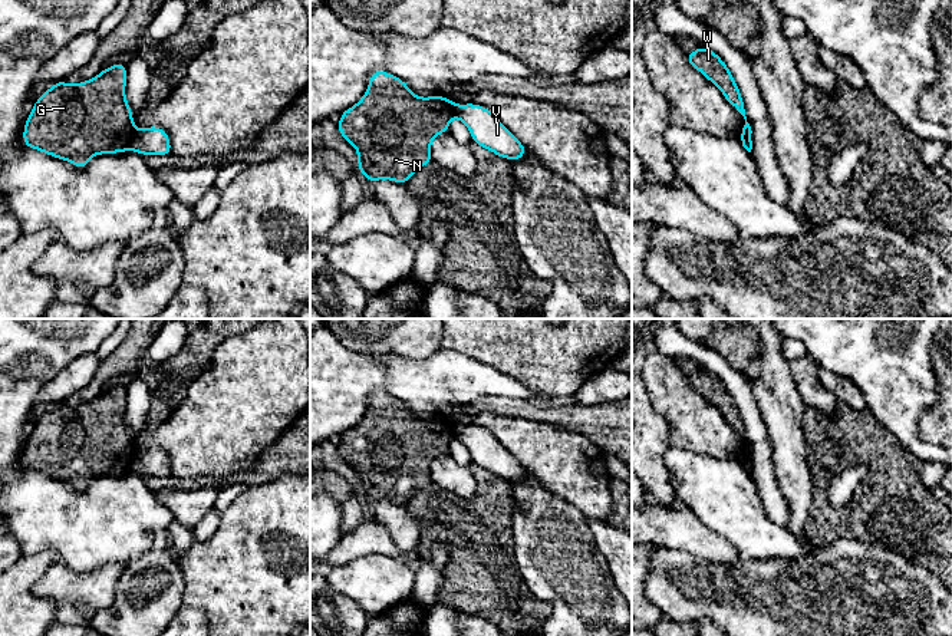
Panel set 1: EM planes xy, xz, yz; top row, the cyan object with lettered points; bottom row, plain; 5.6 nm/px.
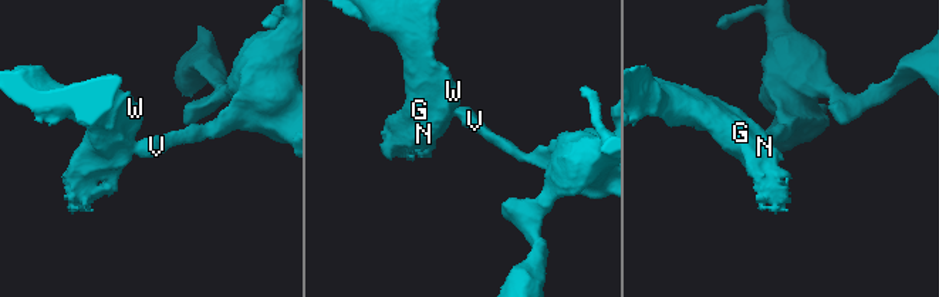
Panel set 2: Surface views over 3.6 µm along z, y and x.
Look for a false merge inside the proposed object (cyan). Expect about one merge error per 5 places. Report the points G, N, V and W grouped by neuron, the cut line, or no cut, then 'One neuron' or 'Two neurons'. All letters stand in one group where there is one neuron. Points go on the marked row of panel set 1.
Groups: G N W / V. Split along xy (137, 131), (129, 147). Two neurons

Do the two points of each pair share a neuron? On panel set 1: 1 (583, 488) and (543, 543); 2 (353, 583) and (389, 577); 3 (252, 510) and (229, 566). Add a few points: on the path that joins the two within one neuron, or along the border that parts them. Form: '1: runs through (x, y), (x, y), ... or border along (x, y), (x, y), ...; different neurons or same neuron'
1: border along (543, 484), (572, 503), (588, 518); different neurons
2: runs through (362, 580), (381, 580); same neuron
3: runs through (252, 524), (252, 543), (243, 552); same neuron

